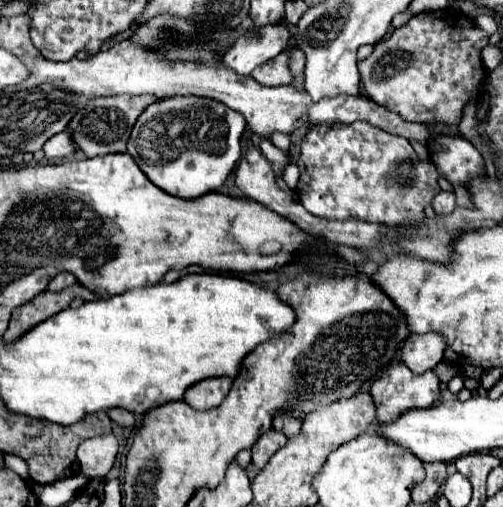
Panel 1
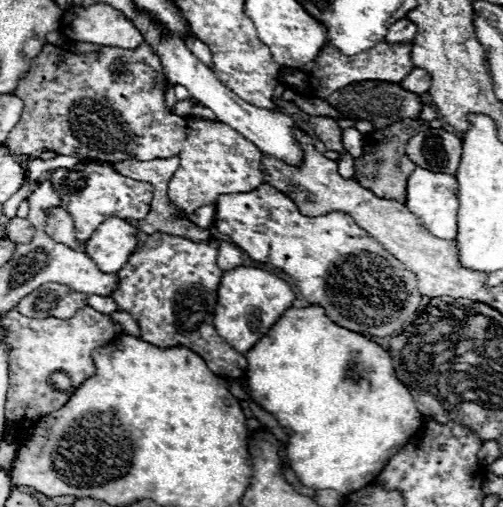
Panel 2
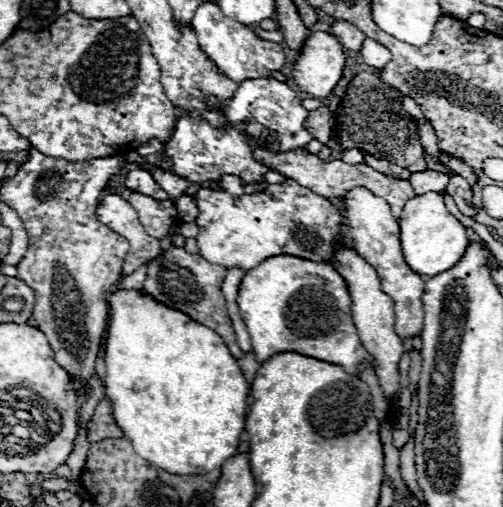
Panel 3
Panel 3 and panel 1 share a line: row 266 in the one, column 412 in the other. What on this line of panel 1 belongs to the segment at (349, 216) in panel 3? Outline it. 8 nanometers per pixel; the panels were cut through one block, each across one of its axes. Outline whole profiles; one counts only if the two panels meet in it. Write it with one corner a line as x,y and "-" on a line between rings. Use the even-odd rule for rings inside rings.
394,362
390,364
382,376
370,386
370,396
372,396
372,402
376,406
376,420
378,422
384,422
384,424
390,424
394,422
400,414
404,414
406,410
414,410
414,408
430,408
434,406
434,402
438,400
440,396
440,382
438,382
438,376
428,370
426,374
410,374
410,368
402,362

